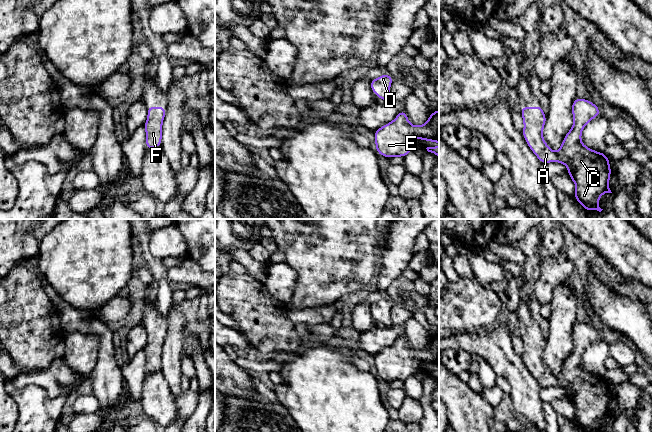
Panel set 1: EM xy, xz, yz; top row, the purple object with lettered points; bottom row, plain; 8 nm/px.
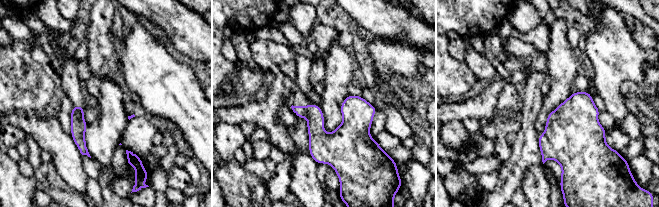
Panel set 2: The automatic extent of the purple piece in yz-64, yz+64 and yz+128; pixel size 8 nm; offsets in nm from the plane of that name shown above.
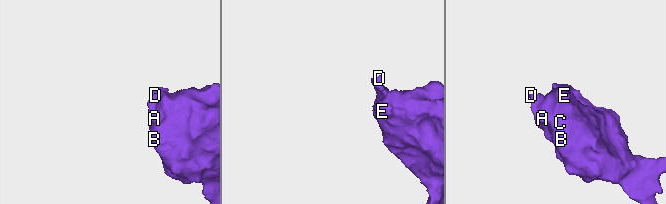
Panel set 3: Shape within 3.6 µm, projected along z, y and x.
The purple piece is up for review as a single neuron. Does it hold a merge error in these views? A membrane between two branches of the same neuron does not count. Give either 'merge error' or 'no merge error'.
no merge error

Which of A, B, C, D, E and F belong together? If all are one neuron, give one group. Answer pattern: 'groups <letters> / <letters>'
groups A B C D E F

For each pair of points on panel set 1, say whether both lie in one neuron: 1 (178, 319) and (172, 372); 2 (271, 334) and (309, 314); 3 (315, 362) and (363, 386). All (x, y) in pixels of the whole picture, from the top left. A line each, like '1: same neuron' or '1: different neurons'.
1: same neuron
2: different neurons
3: same neuron

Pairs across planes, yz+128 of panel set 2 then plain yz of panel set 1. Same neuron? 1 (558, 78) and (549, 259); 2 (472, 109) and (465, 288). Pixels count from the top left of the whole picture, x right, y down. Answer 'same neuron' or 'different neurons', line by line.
1: different neurons
2: different neurons

